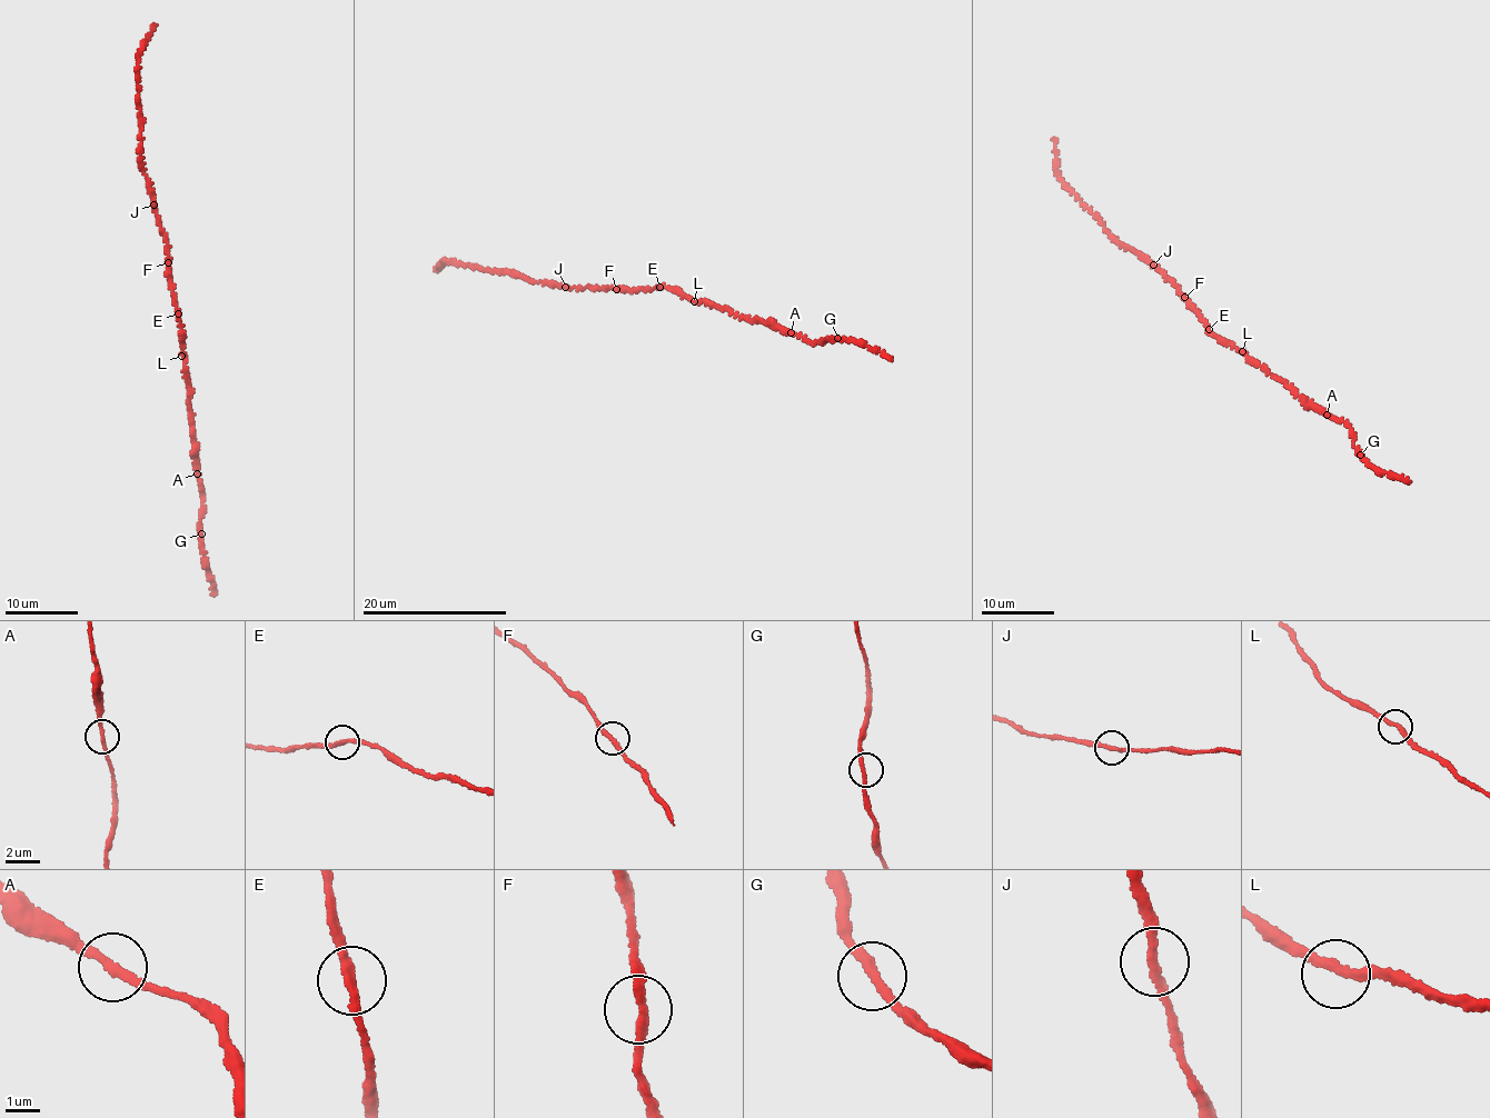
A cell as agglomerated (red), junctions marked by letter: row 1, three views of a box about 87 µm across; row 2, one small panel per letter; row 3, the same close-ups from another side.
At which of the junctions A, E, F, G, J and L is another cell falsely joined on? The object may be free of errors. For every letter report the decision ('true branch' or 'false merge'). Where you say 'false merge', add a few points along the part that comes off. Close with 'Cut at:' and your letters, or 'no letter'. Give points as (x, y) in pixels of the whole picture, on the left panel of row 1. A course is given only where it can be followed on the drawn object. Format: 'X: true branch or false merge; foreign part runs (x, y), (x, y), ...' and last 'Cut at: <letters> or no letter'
A: true branch
E: true branch
F: true branch
G: true branch
J: true branch
L: true branch
Cut at: no letter

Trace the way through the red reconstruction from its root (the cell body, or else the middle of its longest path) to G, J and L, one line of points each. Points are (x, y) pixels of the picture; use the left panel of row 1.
G: (175, 306), (202, 499), (201, 533)
J: (175, 306), (166, 236), (154, 205)
L: (175, 306), (181, 356)

